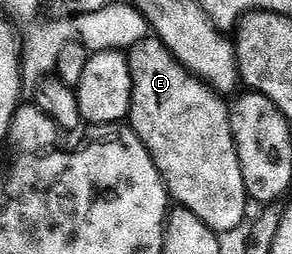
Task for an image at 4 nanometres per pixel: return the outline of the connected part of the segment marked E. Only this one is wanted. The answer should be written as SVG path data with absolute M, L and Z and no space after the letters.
M147 35L140 43L136 43L133 49L129 50L128 56L134 79L128 125L152 155L171 198L181 208L195 213L213 233L225 235L240 228L246 217L248 198L230 126L230 105L222 102L225 100L210 86L187 71L170 54L168 47L164 47L164 43L153 35Z

